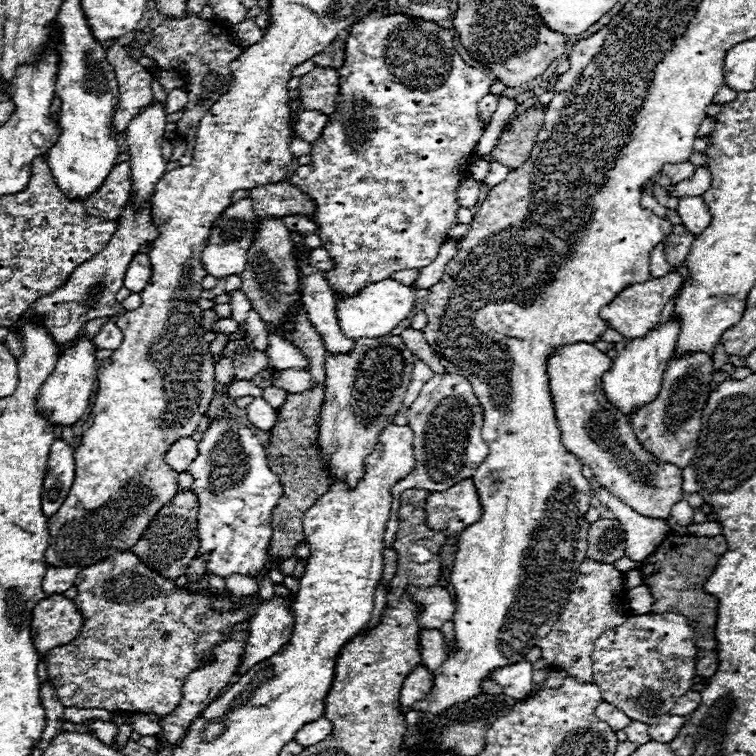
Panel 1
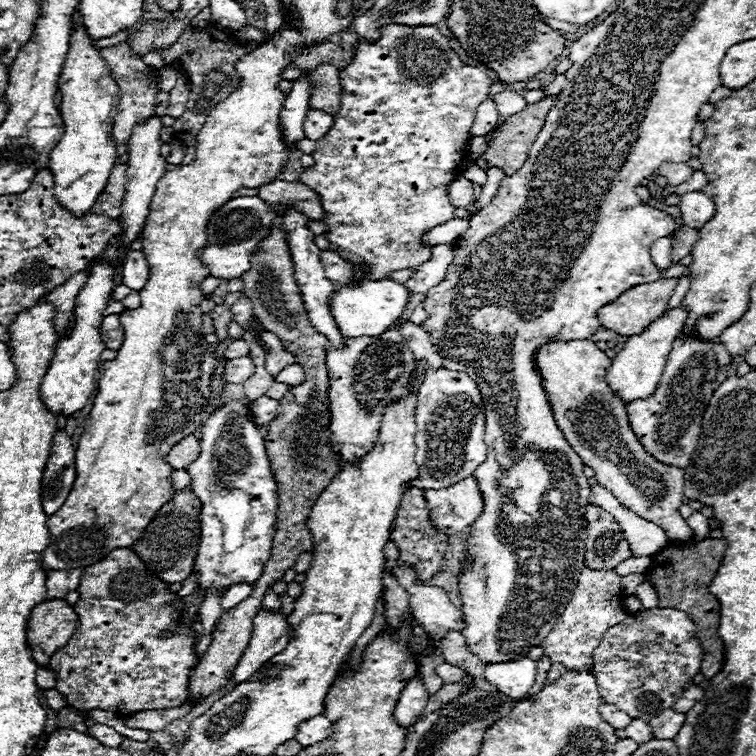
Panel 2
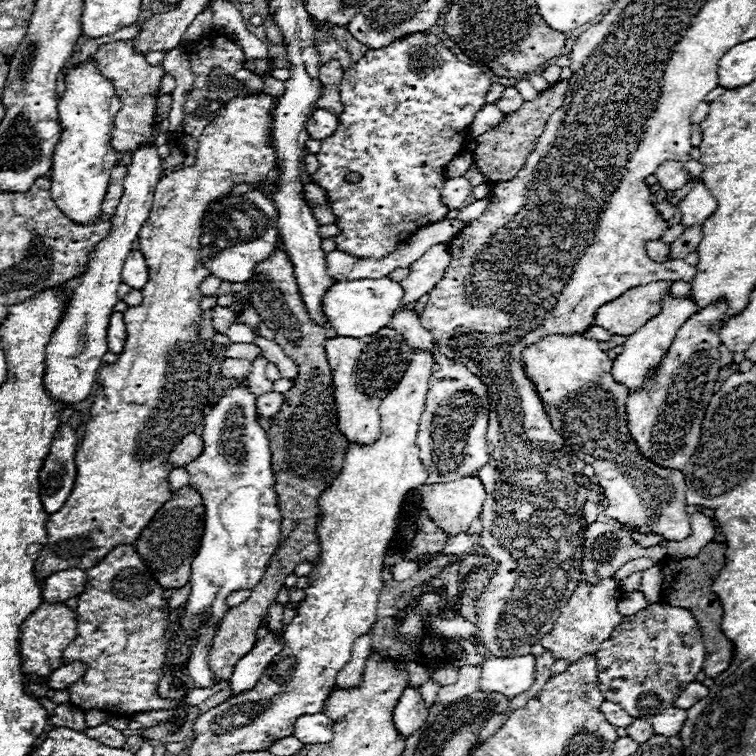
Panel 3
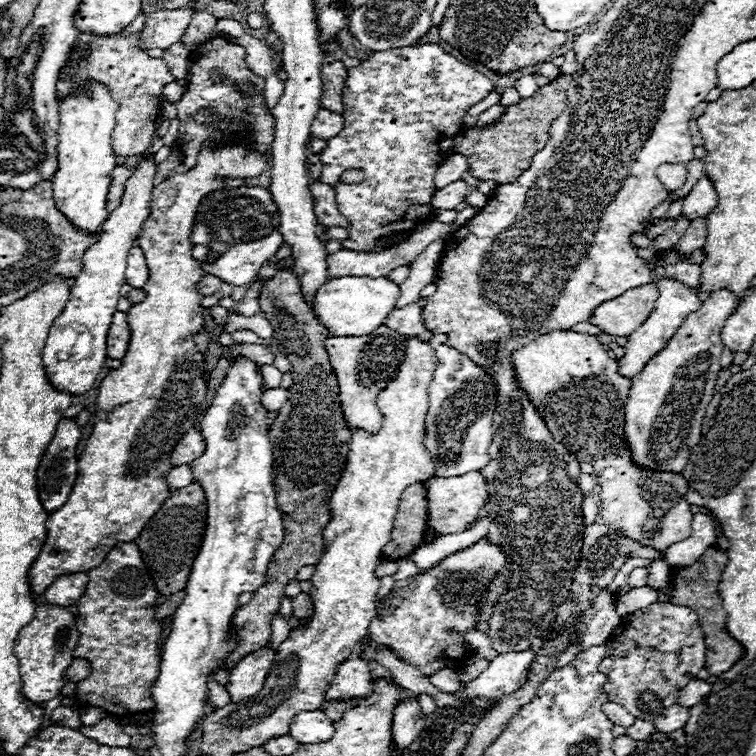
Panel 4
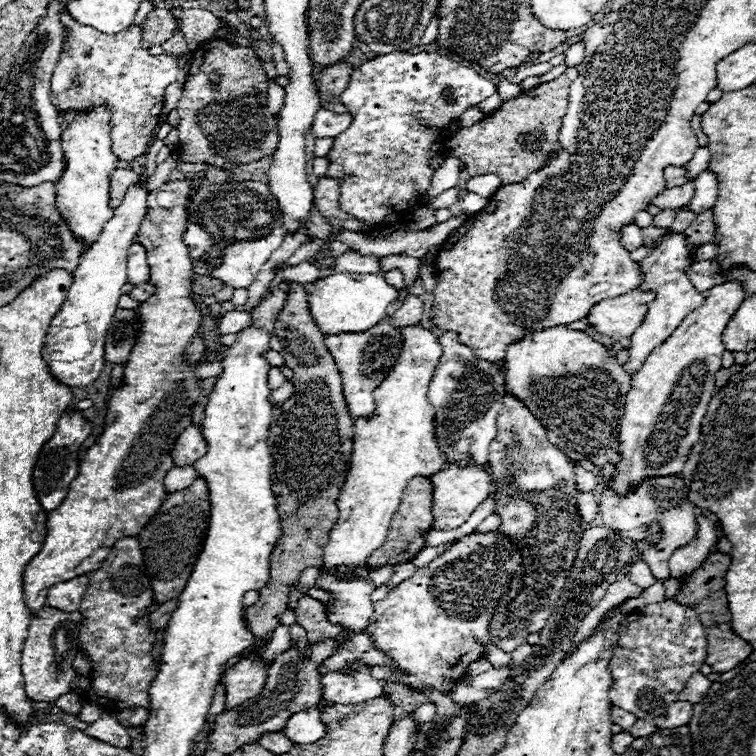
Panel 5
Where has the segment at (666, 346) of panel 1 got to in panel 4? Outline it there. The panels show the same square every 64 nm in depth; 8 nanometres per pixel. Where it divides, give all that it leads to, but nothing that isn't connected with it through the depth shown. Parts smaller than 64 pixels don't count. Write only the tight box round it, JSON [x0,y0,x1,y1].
[618,278,704,380]

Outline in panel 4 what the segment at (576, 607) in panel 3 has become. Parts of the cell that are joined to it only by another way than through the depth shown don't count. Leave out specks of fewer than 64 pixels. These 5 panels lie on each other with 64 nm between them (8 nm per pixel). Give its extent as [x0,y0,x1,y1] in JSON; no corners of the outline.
[576,588,622,650]

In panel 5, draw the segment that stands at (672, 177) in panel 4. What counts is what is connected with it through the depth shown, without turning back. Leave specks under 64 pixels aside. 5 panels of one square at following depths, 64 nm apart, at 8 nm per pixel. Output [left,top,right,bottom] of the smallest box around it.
[664,166,686,188]

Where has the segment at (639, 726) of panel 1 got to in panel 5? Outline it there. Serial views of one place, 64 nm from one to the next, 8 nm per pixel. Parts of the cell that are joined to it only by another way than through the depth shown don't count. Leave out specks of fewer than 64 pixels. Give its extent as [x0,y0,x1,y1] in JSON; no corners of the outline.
[630,720,656,738]

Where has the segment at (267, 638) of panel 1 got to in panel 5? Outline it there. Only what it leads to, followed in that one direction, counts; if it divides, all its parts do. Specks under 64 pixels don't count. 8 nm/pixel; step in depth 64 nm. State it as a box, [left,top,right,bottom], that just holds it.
[222,656,268,710]

